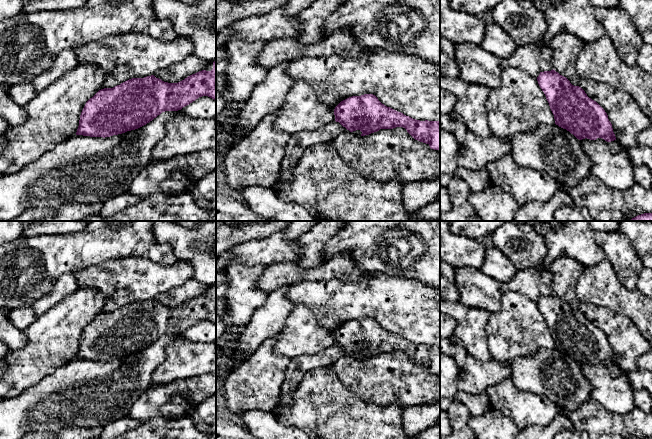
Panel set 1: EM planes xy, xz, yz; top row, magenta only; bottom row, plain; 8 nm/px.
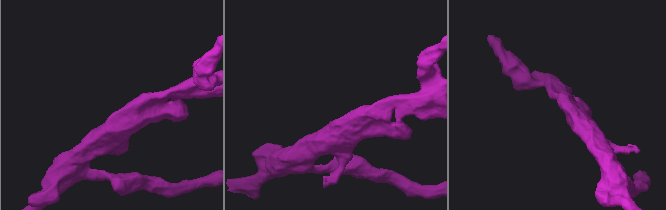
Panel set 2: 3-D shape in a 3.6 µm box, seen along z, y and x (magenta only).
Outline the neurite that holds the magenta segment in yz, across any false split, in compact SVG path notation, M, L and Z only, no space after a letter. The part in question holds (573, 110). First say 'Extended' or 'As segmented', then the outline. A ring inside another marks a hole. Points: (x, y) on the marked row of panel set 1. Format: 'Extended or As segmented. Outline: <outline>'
Extended. Outline: M570 33L557 34L549 44L553 69L540 72L537 81L556 125L579 140L602 138L611 142L616 137L607 113L578 86L581 77L576 72L576 60L583 45Z

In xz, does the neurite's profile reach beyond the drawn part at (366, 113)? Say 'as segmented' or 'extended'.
extended

